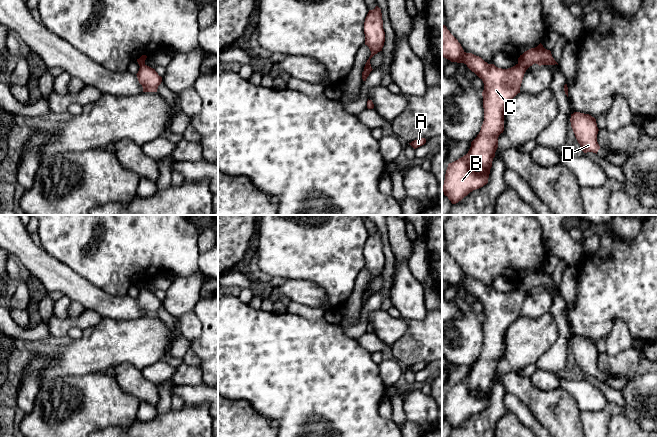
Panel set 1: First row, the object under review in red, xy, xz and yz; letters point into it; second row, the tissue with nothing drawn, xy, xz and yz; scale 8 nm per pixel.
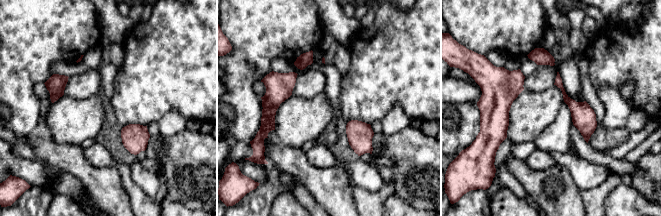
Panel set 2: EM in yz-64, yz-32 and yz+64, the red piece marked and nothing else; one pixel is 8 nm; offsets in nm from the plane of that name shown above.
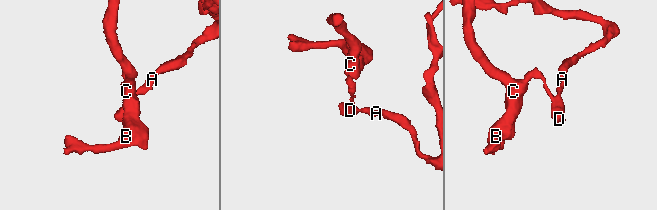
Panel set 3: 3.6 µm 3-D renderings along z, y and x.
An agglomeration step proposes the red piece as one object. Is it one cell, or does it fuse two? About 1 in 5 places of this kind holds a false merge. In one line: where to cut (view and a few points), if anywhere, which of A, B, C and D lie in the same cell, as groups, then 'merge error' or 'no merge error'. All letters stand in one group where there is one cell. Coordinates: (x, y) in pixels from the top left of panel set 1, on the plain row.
yz (517, 288), (525, 294) | A D / B C | merge error

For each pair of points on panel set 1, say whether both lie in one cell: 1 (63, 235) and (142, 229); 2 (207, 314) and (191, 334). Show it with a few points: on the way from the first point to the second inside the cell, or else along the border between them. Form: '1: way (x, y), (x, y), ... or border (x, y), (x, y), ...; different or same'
1: way (83, 230), (122, 229); same
2: border (193, 310), (201, 324), (201, 334), (191, 342); different

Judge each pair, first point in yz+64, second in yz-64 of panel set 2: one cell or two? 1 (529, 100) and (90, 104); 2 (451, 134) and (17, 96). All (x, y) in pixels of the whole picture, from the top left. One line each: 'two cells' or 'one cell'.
1: one cell
2: one cell

